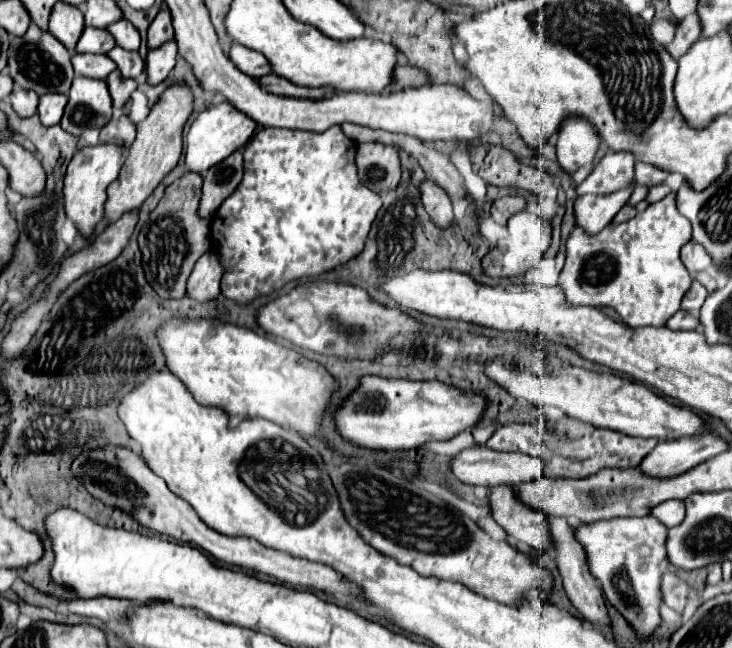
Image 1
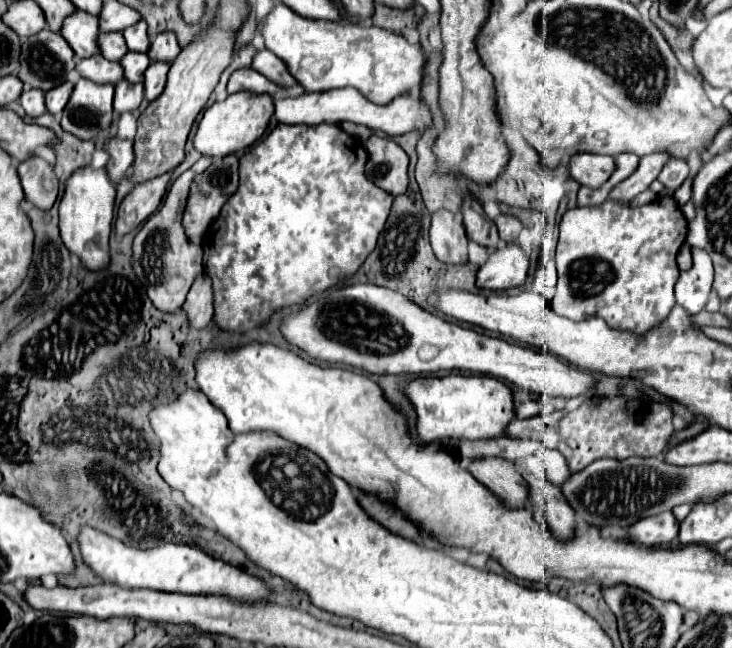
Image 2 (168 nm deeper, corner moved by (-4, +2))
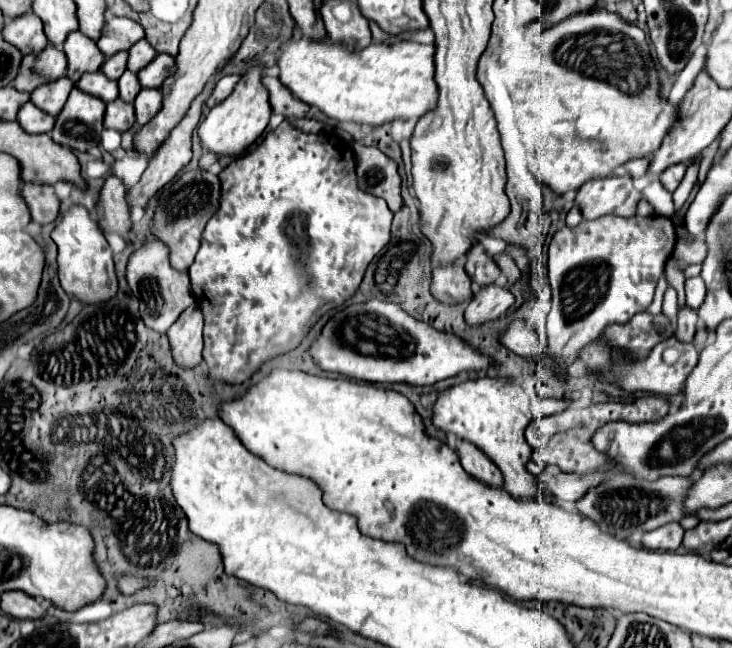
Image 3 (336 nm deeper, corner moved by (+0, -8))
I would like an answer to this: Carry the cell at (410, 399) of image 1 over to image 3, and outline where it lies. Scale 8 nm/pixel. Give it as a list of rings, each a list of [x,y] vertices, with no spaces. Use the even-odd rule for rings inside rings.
[[[476,378],[462,382],[458,386],[450,386],[438,394],[432,404],[432,424],[434,428],[454,434],[460,440],[466,440],[480,448],[504,474],[504,490],[510,496],[528,500],[528,498],[544,498],[550,500],[550,492],[546,492],[538,478],[528,470],[528,462],[532,456],[530,444],[526,444],[524,430],[530,424],[530,404],[526,392],[508,382],[496,378]]]

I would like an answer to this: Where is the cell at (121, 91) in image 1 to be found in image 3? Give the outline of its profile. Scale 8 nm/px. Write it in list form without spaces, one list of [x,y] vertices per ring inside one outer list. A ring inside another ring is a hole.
[[[122,98],[112,100],[110,104],[106,104],[106,114],[104,114],[104,126],[106,128],[114,128],[120,132],[126,132],[132,128],[132,124],[136,122],[136,114],[134,114],[134,104],[124,102]]]

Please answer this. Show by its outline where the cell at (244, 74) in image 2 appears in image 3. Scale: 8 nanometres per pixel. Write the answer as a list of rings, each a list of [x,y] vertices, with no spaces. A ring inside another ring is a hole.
[[[232,74],[232,76],[224,76],[224,78],[220,78],[218,80],[218,84],[216,84],[216,90],[214,90],[214,94],[212,94],[212,98],[208,100],[208,108],[214,108],[216,104],[220,104],[222,100],[226,100],[230,94],[232,94],[232,90],[236,88],[236,84],[238,84],[238,80],[240,80],[242,76],[236,76],[236,74]]]

